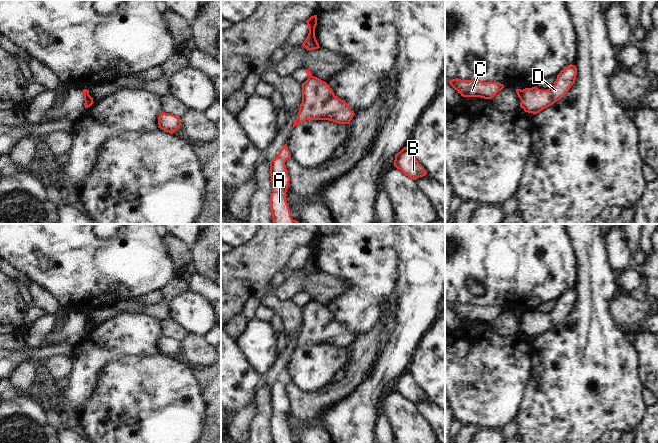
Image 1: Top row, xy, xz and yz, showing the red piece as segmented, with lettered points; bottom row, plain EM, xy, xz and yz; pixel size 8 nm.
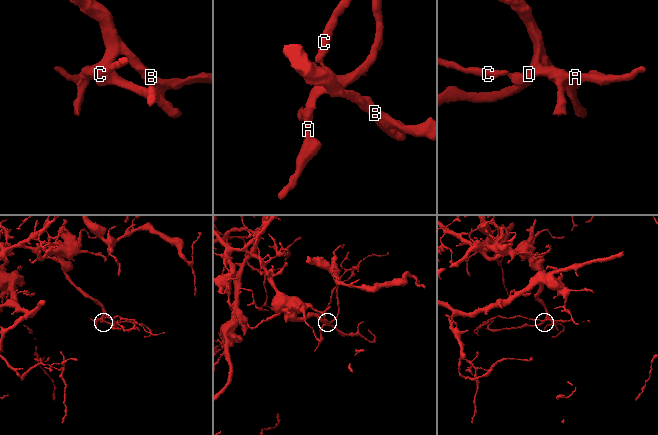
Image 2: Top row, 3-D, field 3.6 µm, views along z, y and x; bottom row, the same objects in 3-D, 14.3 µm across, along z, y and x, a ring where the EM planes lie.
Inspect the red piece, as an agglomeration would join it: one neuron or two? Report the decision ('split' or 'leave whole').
split

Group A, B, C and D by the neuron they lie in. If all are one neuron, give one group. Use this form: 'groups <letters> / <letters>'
groups A B D / C

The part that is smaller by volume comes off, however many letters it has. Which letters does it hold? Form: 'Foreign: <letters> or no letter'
Foreign: C

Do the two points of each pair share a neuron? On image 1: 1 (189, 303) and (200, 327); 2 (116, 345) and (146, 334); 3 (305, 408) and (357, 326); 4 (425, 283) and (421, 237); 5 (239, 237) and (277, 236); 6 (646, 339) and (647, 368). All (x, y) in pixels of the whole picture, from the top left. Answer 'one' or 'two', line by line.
1: one
2: one
3: two
4: one
5: two
6: one

